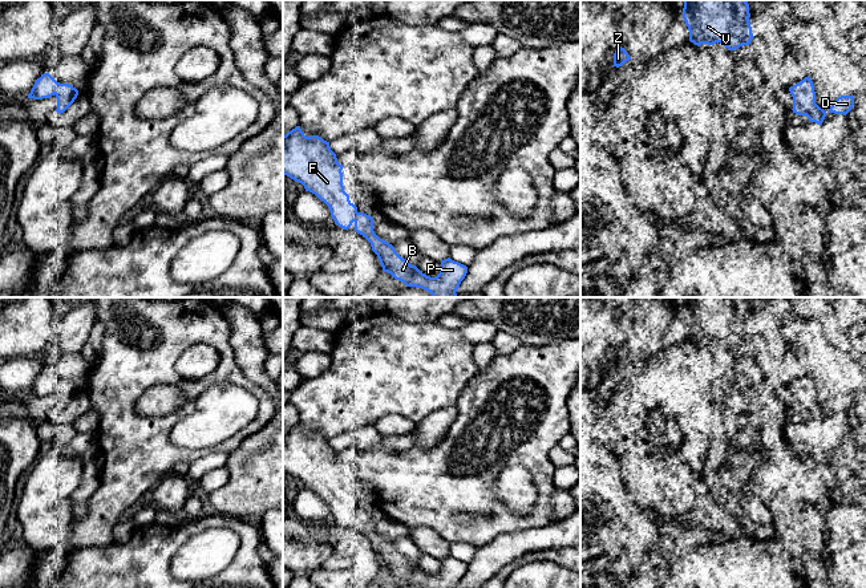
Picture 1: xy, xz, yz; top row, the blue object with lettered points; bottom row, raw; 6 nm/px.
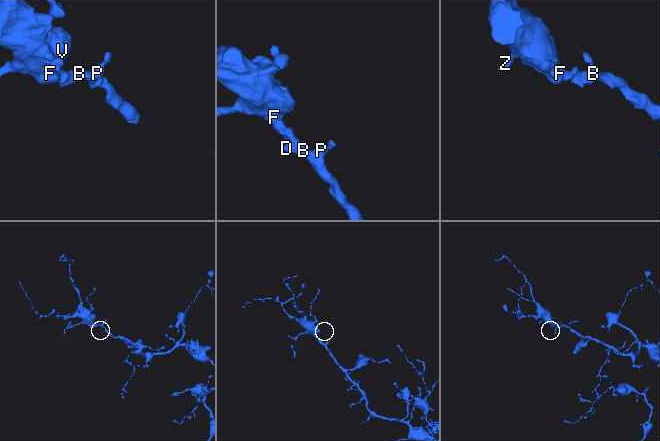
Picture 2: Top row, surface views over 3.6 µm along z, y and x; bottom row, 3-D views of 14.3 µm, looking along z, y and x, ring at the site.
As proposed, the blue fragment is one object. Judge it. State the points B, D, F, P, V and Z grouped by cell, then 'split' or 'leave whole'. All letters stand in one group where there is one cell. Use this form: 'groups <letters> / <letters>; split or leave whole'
groups B D F P V Z; leave whole

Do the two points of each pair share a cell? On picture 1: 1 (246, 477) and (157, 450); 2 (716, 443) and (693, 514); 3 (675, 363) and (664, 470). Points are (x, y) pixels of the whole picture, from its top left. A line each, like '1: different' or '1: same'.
1: different
2: same
3: same

